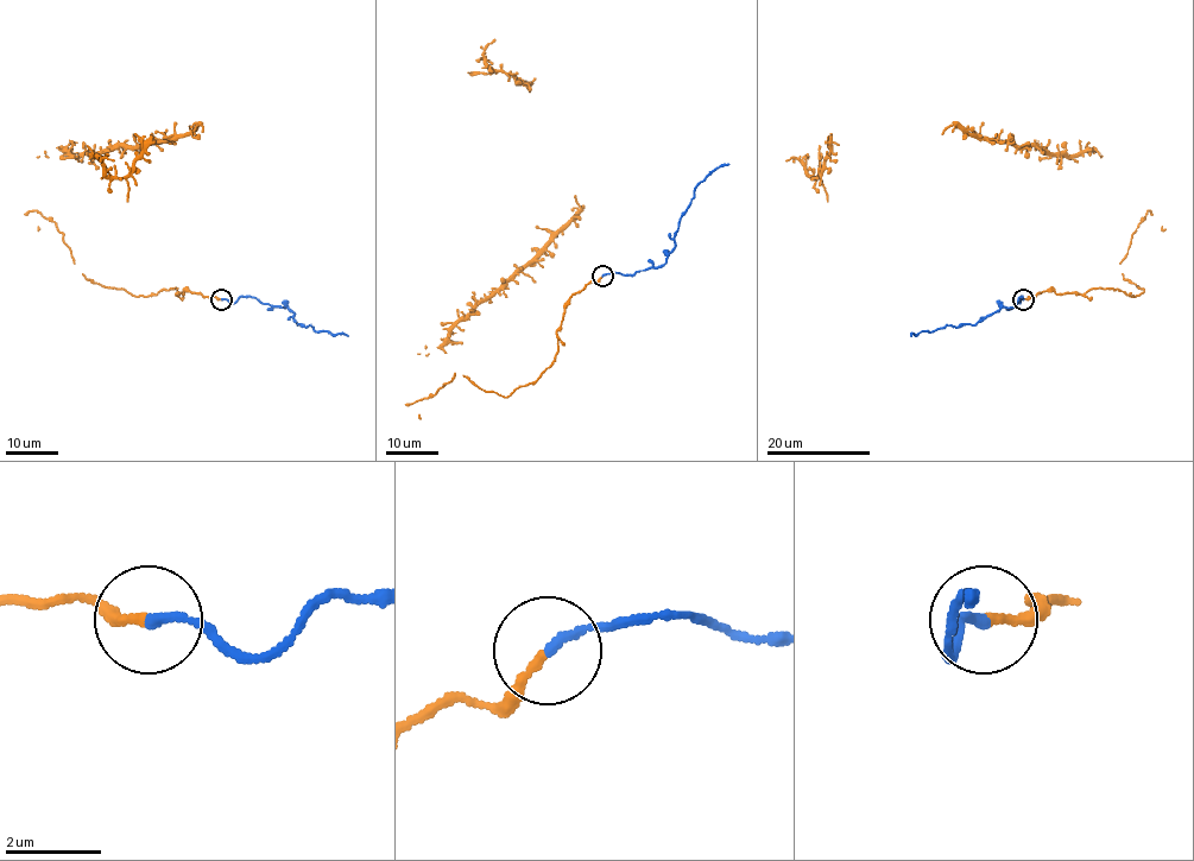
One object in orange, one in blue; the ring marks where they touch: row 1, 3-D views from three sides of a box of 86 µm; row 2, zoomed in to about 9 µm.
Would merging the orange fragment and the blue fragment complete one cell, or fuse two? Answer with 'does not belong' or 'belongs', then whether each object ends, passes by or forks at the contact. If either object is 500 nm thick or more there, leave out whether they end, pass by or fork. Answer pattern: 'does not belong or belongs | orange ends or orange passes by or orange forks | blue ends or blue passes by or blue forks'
belongs | orange ends | blue ends

